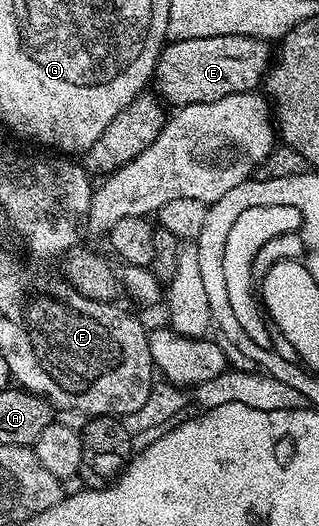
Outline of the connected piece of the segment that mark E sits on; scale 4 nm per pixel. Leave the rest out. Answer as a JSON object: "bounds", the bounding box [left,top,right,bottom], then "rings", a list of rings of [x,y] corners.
{"bounds":[151,35,271,108],"rings":[[[250,35],[174,39],[161,48],[151,83],[154,88],[157,86],[156,94],[166,104],[173,103],[174,108],[219,101],[244,91],[257,91],[271,66],[269,47],[266,40]]]}

